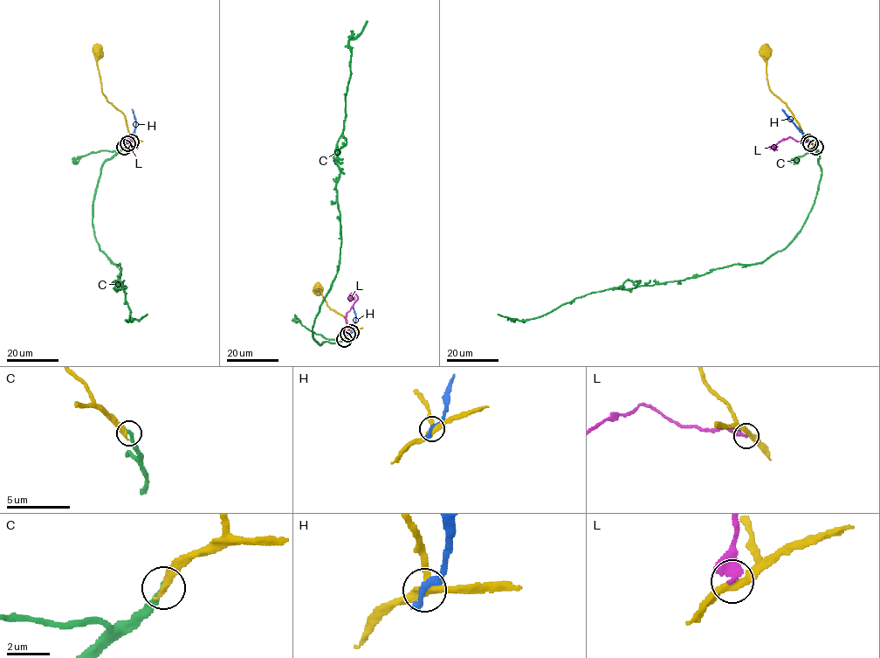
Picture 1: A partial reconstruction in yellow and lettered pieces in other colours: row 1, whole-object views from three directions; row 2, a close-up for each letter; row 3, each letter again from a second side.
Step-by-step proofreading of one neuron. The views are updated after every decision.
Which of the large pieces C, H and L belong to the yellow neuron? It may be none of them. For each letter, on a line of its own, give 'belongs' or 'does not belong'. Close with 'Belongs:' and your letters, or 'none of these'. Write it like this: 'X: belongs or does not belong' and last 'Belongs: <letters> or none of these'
C: belongs
H: does not belong
L: does not belong
Belongs: C

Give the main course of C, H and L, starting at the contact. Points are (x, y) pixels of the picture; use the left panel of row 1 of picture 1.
C: (124, 147), (103, 163), (93, 230), (99, 248), (121, 267), (114, 288), (125, 292), (128, 320), (147, 314)
H: (131, 141), (135, 123), (132, 109)
L: (127, 143), (127, 137), (137, 145), (129, 149)

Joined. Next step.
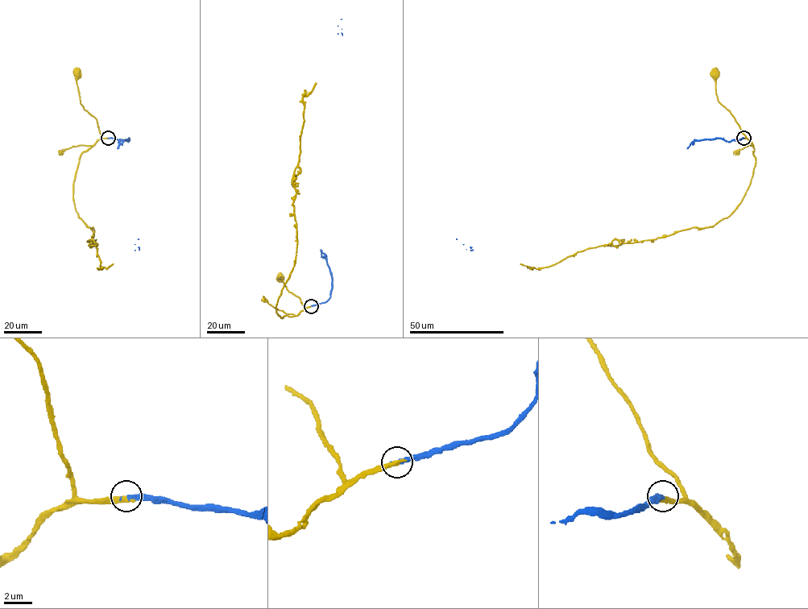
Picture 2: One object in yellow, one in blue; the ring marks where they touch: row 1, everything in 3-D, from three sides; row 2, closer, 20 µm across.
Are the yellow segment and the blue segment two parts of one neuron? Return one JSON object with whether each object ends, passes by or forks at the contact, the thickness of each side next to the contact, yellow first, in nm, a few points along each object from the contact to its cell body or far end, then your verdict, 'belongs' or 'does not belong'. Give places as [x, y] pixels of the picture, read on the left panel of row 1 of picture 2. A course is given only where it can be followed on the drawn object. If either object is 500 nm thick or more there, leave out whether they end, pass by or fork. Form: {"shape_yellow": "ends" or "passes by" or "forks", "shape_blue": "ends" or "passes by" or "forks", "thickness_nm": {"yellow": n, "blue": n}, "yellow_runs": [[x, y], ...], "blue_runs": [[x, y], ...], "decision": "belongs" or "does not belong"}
{"shape_yellow": "ends", "shape_blue": "ends", "thickness_nm": {"yellow": 400, "blue": 280}, "yellow_runs": [[108, 138], [101, 138], [97, 120], [80, 101], [76, 82], [78, 73]], "blue_runs": [[108, 138], [127, 141], [129, 138], [118, 148], [138, 238]], "decision": "belongs"}

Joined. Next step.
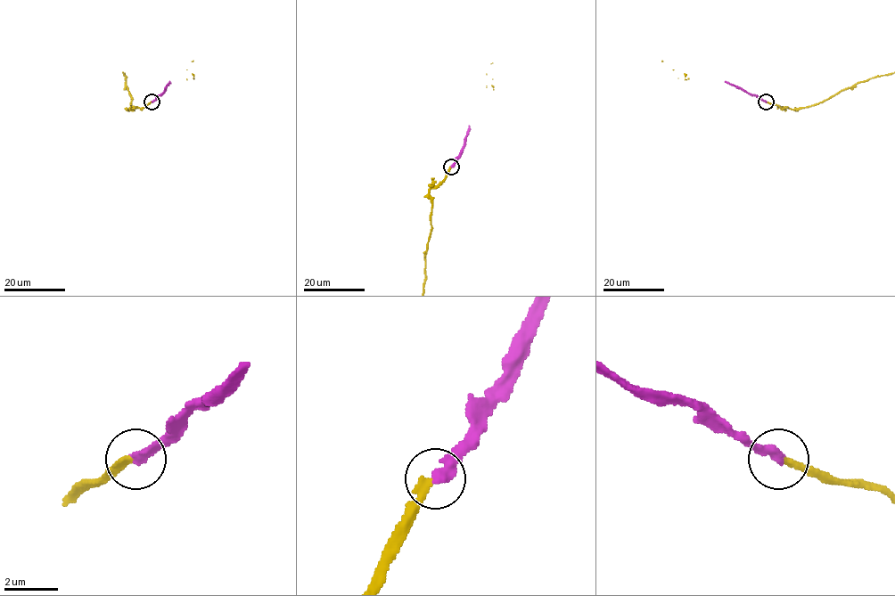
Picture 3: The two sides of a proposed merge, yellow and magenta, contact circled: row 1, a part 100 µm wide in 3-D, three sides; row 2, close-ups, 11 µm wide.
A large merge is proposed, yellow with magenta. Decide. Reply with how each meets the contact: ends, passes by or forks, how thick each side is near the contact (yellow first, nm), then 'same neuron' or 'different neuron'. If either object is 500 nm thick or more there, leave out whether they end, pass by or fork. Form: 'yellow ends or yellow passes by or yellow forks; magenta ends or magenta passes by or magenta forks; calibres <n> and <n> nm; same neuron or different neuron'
yellow ends; magenta ends; calibres 280 and 440 nm; different neuron

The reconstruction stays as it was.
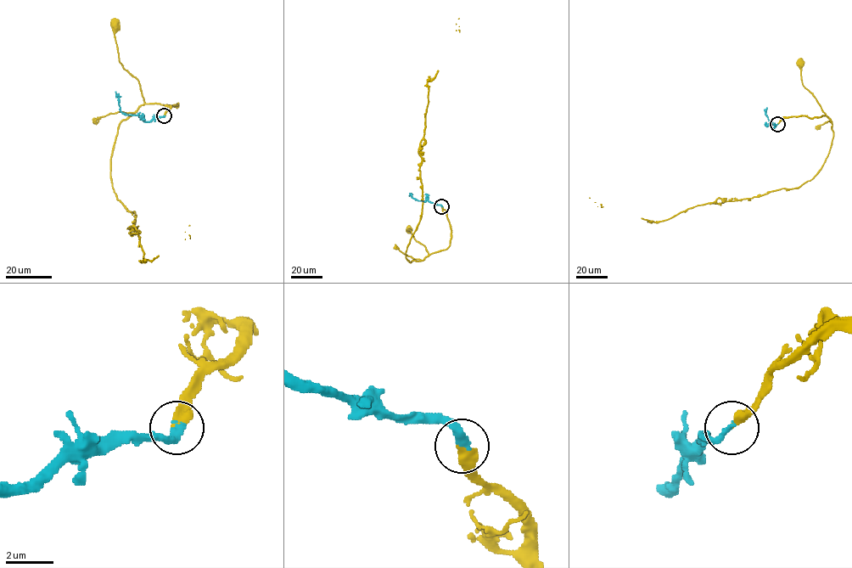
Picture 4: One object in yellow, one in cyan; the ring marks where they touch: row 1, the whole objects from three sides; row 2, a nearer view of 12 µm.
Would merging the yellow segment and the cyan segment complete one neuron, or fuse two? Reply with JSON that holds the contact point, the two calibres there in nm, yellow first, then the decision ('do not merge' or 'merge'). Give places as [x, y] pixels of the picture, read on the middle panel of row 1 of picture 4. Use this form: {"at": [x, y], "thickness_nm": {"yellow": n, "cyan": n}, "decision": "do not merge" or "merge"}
{"at": [441, 206], "thickness_nm": {"yellow": 400, "cyan": 280}, "decision": "merge"}

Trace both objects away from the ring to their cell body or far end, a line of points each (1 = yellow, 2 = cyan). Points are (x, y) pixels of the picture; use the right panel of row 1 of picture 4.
1: (777, 124), (784, 117), (826, 115), (803, 86), (800, 63)
2: (777, 124), (773, 127), (767, 126), (772, 123), (765, 115), (767, 107)

